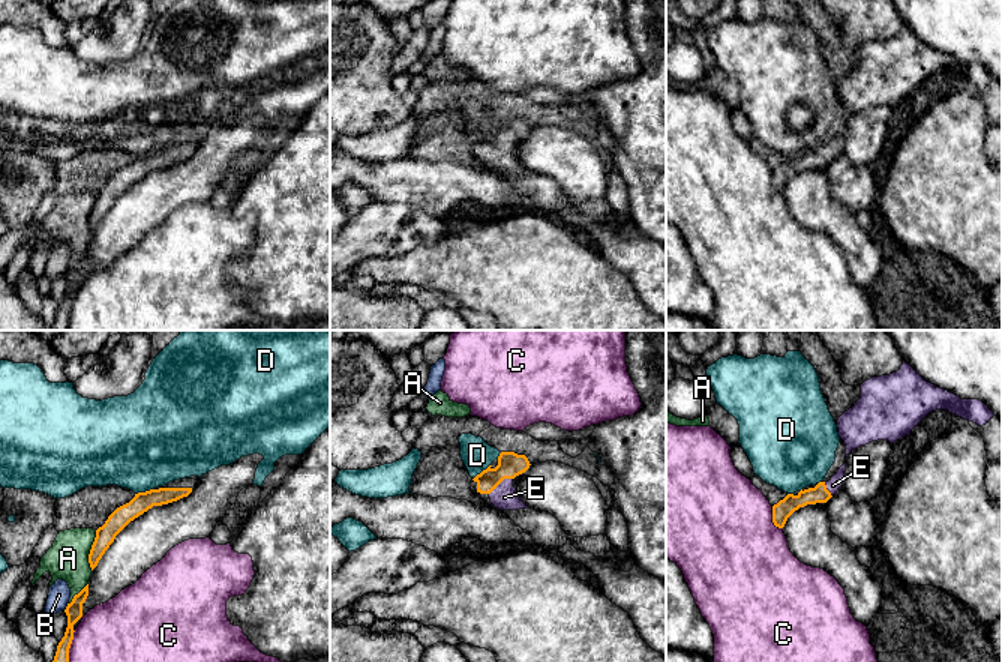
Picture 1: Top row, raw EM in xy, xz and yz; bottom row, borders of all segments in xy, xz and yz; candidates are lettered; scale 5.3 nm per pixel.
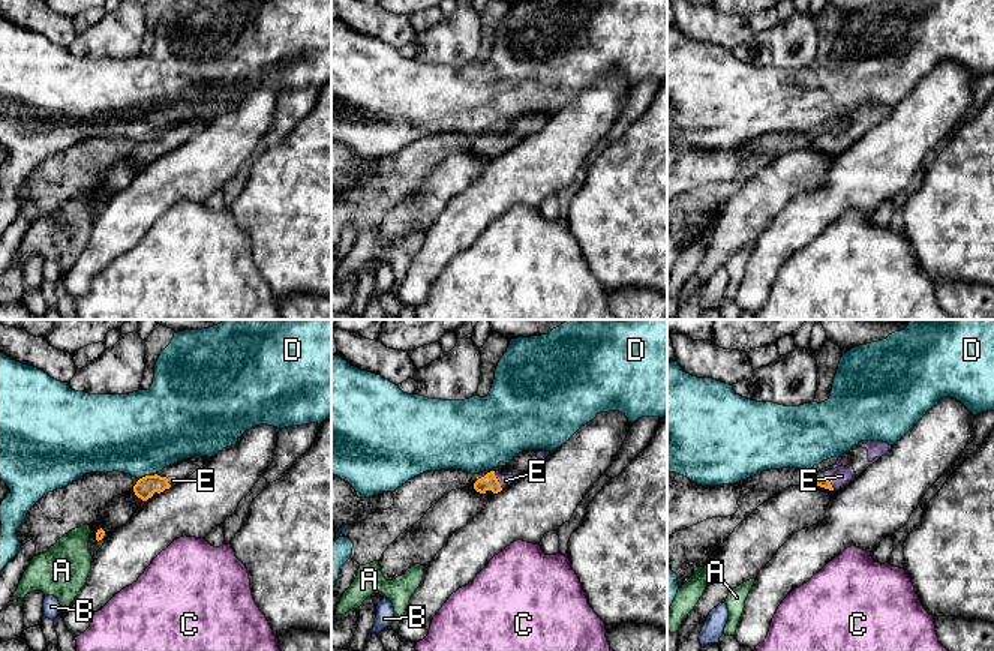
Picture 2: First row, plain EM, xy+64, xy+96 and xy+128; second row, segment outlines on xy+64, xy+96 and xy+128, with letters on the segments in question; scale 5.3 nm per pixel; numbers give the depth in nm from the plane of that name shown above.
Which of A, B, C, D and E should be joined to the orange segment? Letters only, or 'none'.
E

